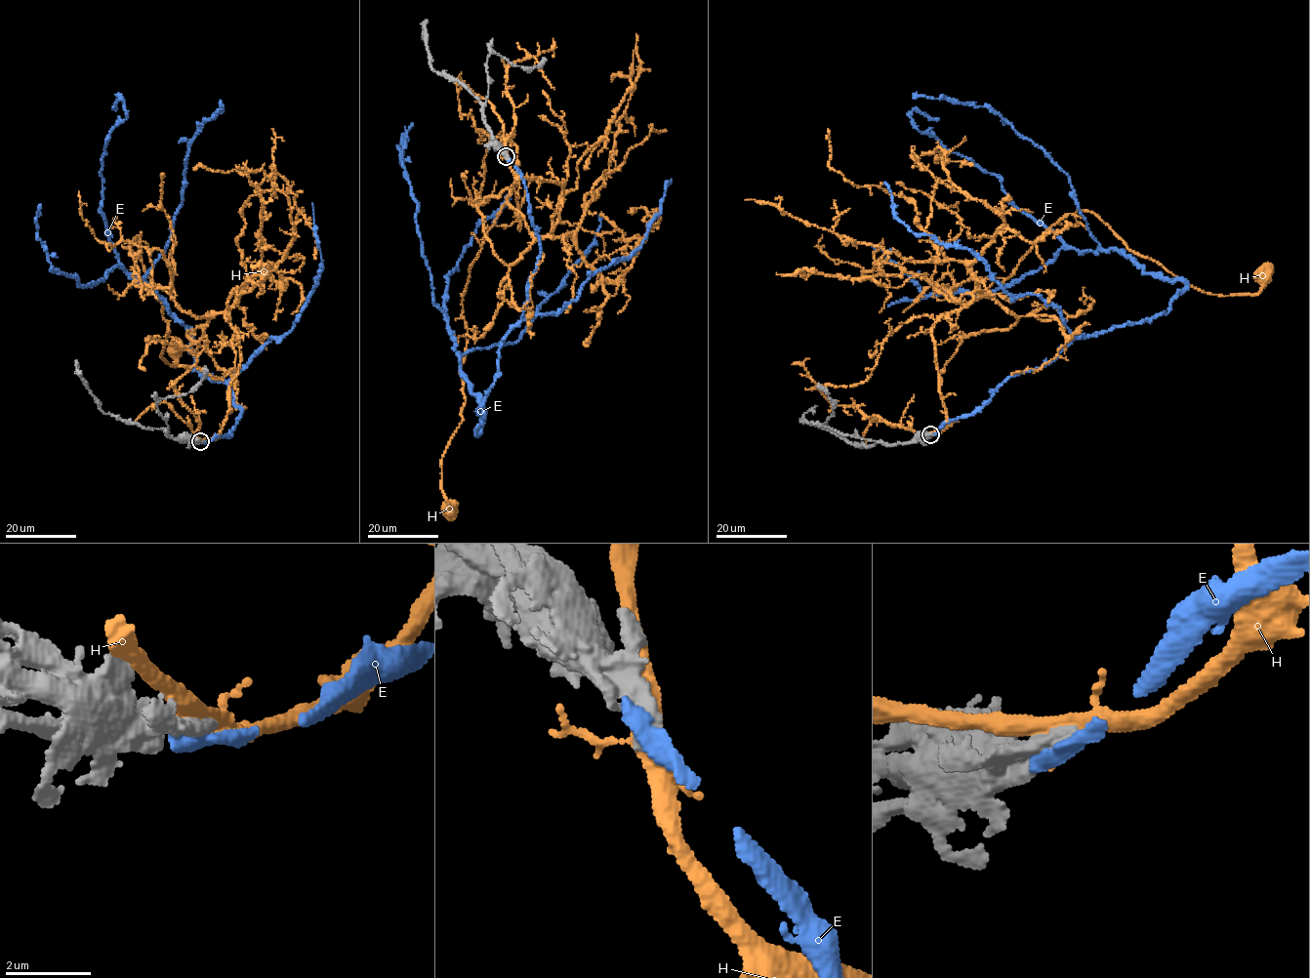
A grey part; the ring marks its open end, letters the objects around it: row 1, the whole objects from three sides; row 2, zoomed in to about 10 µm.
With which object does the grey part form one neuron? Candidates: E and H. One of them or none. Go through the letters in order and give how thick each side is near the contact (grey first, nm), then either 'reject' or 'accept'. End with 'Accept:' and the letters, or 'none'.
E: 550 nm thick on the grey side, 440 nm on the other; accept
H: 550 nm thick on the grey side, 380 nm on the other; reject
Accept: E

